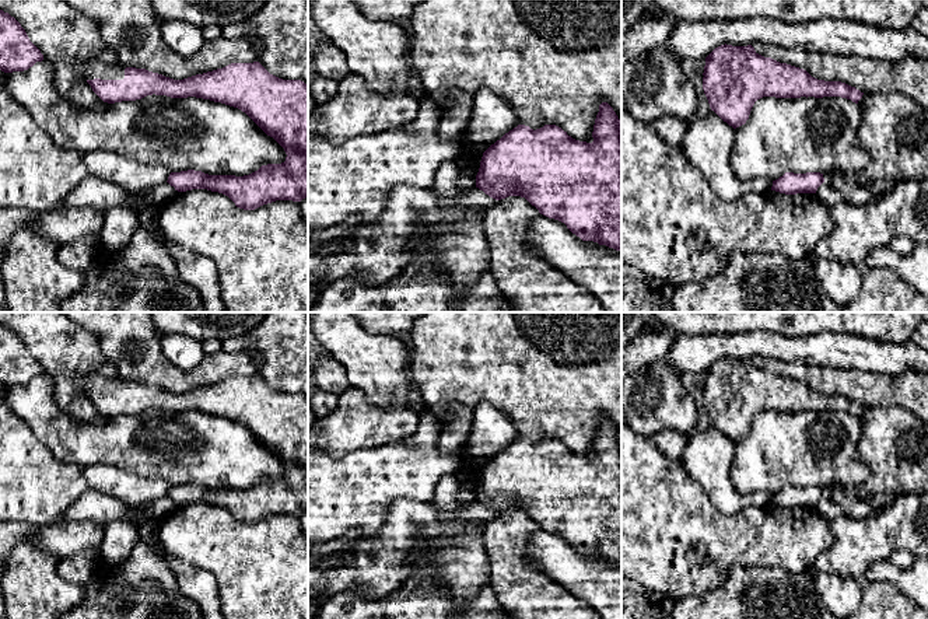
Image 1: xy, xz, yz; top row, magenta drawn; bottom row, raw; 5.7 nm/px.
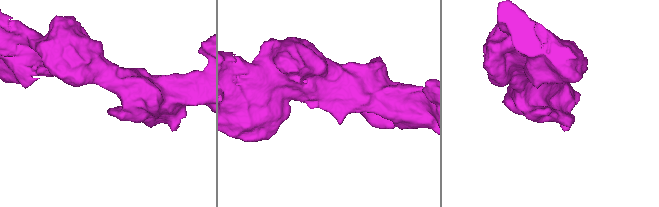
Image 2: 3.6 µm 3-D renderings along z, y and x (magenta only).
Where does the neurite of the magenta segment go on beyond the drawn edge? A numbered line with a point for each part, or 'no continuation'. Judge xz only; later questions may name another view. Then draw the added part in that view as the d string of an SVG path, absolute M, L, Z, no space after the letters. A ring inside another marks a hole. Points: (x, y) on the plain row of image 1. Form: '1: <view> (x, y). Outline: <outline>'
no continuation

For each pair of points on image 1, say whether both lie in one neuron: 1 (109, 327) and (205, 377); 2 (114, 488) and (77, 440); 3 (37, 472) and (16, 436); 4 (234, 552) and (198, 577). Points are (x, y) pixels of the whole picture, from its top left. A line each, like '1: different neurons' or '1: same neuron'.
1: same neuron
2: different neurons
3: same neuron
4: different neurons

